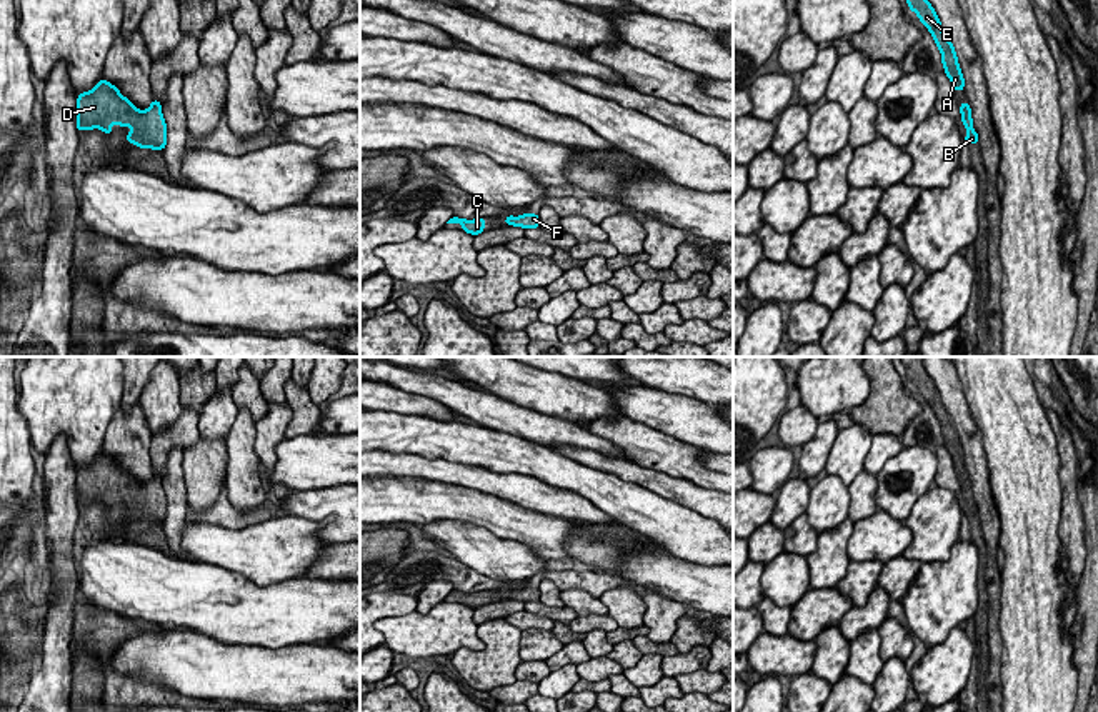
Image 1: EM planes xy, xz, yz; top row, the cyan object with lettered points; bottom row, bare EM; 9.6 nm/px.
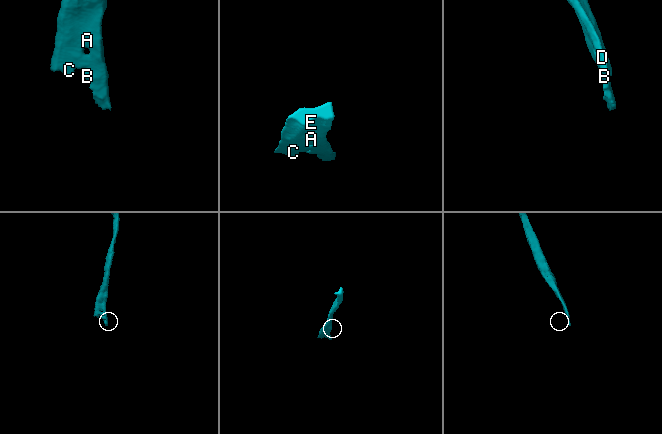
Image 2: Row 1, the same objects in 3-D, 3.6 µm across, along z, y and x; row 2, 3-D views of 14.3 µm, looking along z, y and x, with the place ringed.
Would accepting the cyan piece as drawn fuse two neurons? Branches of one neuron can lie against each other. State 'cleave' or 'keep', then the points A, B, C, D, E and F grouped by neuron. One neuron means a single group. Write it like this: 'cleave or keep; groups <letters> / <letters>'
keep; groups A B C D E F

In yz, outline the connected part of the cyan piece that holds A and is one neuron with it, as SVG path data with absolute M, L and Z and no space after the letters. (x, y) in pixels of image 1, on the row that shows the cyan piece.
M906 0L911 12L918 15L918 20L928 28L936 47L941 53L941 63L946 77L953 85L953 92L965 90L965 78L958 63L958 57L953 43L946 38L941 22L928 0Z

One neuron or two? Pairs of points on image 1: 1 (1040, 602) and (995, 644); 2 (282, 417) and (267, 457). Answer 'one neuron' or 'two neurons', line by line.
1: two neurons
2: one neuron

